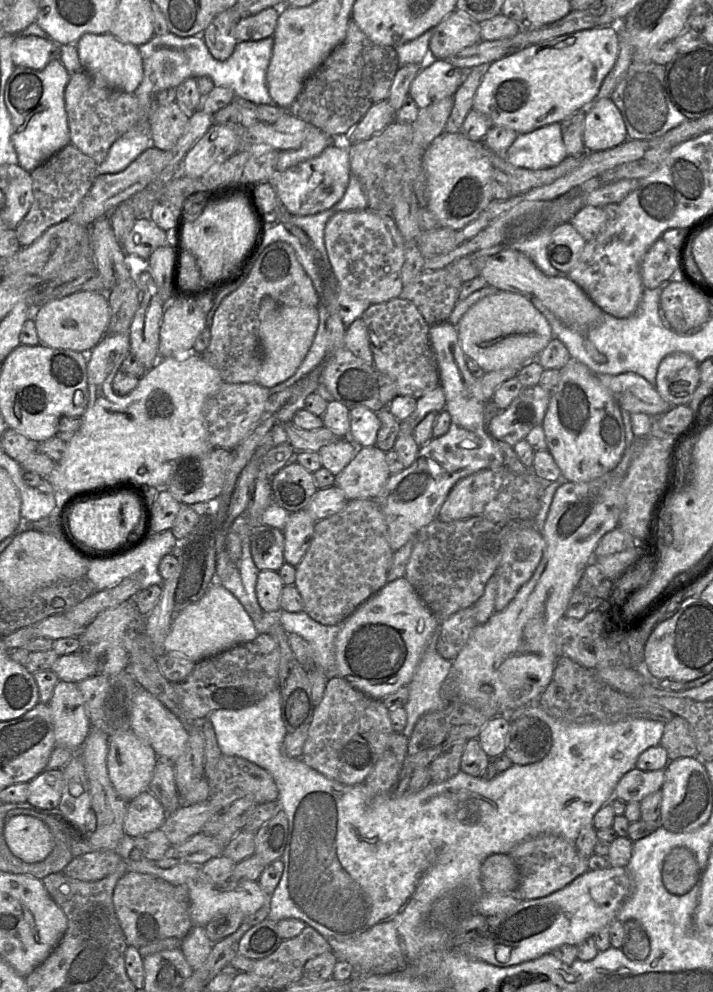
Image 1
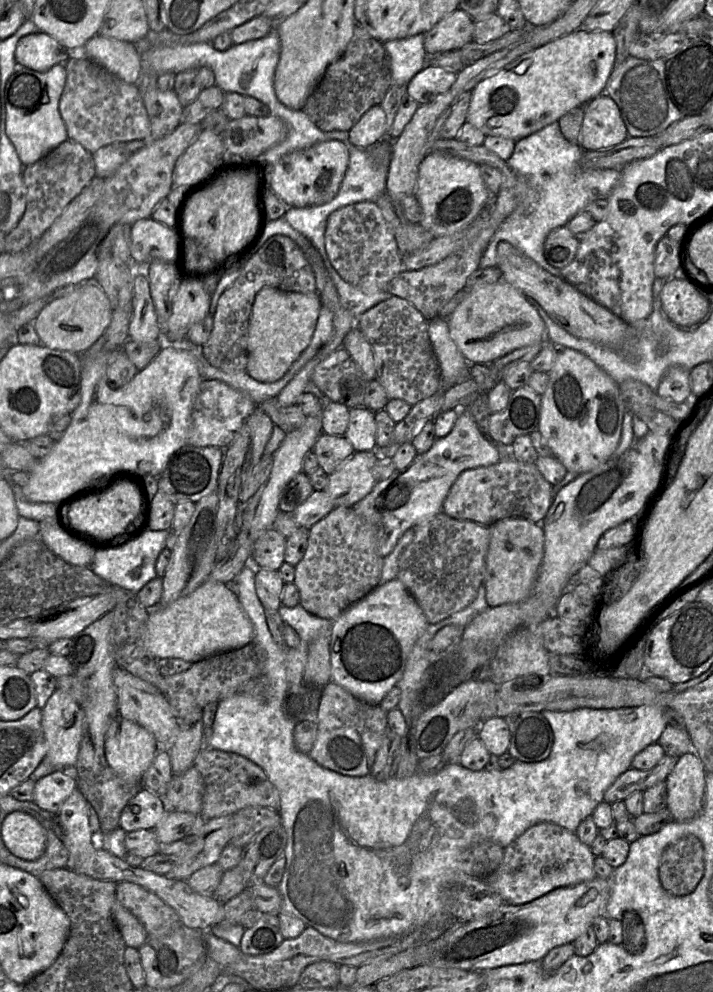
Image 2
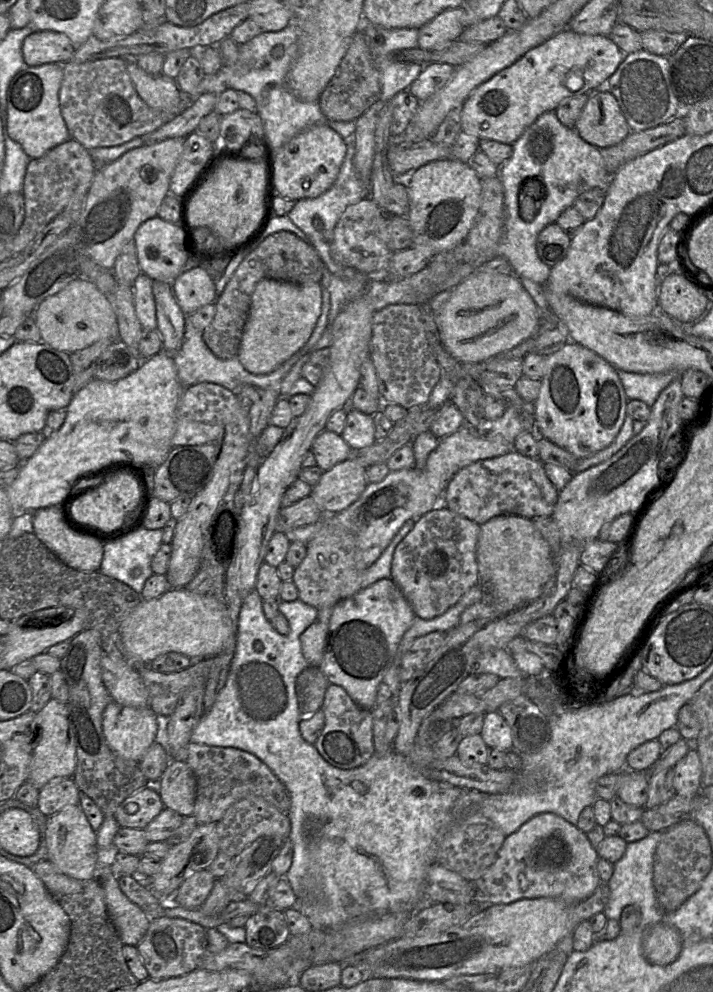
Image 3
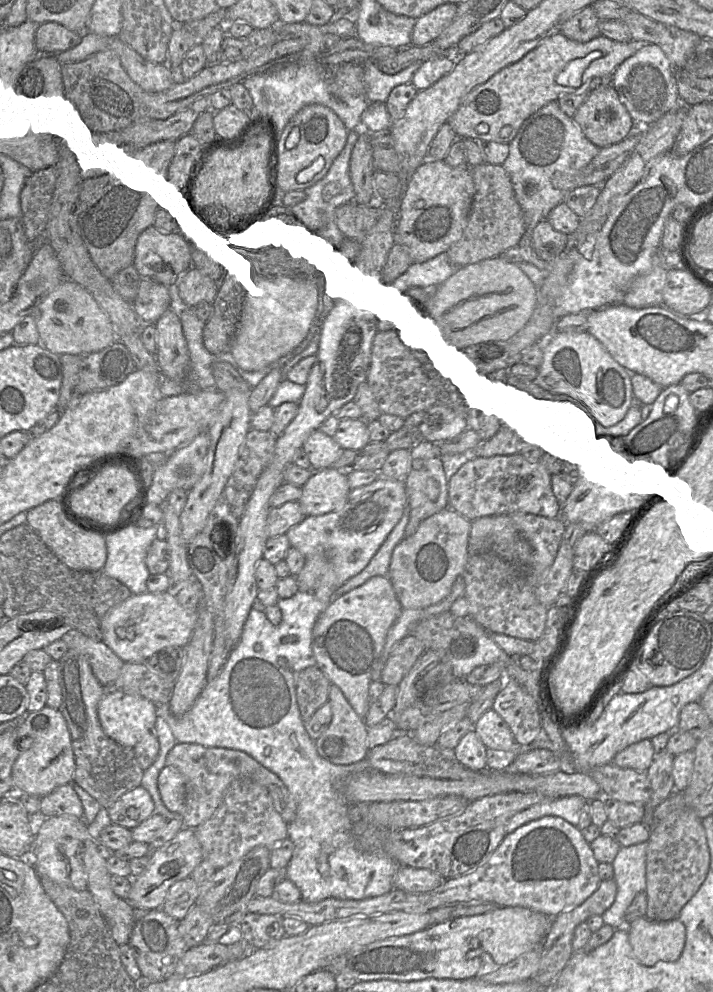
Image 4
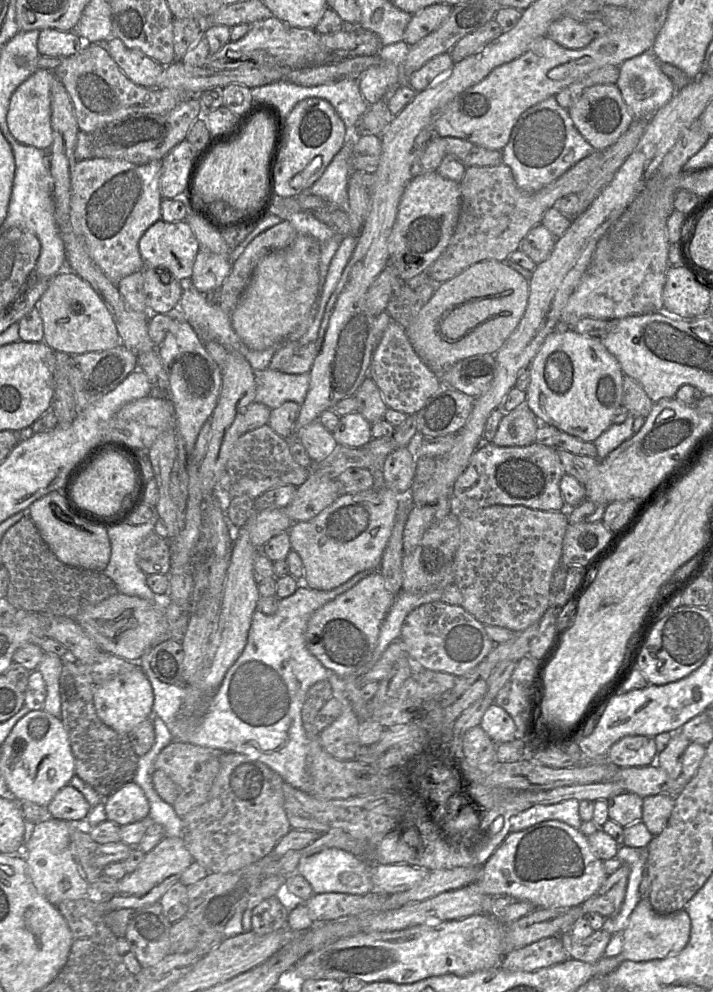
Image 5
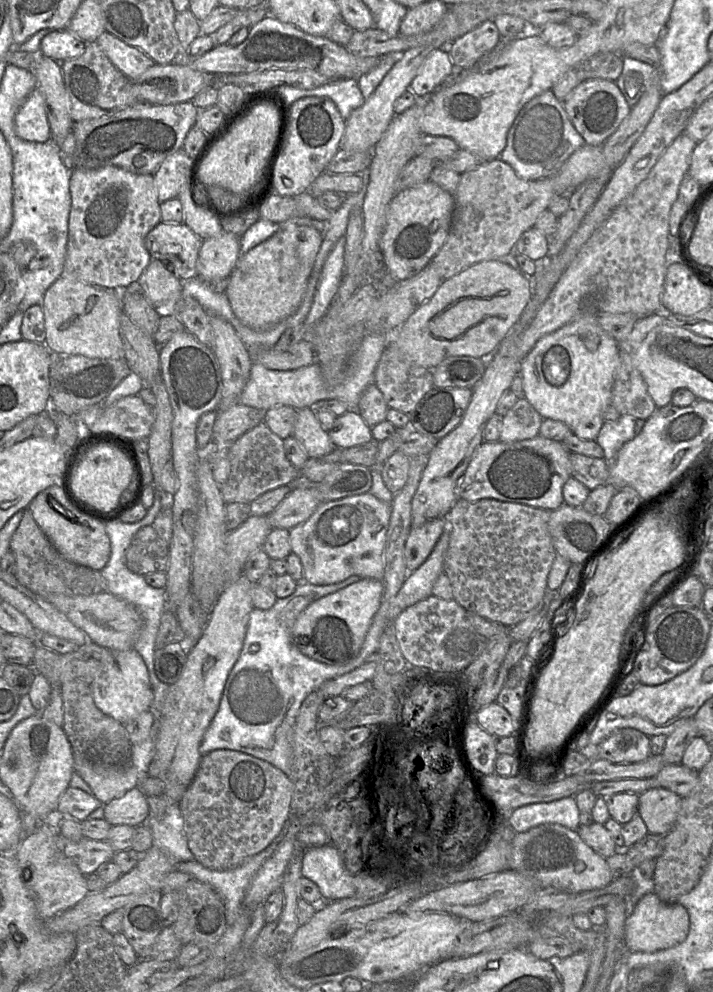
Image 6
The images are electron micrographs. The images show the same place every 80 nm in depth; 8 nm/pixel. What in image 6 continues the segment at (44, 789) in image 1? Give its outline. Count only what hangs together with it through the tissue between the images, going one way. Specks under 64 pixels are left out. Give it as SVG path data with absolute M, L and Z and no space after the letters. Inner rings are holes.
M69 786L61 795L56 811L64 817L73 818L82 822L88 819L94 810L104 805L94 795Z

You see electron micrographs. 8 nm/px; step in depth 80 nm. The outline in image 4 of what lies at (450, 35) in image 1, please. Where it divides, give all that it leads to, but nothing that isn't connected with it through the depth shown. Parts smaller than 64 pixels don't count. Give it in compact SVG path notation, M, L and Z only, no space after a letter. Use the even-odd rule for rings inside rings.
M446 3L416 19L412 32L412 45L426 46L449 26L457 13L457 4Z

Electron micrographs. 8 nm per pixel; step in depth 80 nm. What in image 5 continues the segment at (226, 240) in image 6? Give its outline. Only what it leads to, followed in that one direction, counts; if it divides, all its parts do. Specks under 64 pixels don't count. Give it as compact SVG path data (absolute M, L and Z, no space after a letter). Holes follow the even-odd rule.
M199 250L190 279L198 291L206 294L210 290L221 288L231 268L232 262L228 255Z

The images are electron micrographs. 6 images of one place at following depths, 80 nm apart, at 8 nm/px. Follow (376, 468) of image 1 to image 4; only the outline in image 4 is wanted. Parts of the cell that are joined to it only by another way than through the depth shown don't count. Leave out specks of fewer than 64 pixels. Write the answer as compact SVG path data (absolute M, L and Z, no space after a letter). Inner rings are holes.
M334 467L316 470L302 486L298 503L303 514L319 516L342 509L351 492L347 476Z

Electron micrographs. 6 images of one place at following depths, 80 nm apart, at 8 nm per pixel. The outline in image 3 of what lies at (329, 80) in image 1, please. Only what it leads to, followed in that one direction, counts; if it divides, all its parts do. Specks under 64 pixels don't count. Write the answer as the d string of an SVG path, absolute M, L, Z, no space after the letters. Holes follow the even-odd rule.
M358 30L334 76L321 93L318 104L328 121L351 121L357 119L369 107L379 101L380 96L379 71L365 34Z

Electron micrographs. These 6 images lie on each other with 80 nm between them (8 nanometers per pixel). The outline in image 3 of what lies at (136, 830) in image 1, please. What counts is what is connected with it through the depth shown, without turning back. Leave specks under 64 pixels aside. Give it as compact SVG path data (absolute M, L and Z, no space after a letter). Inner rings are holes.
M144 787L134 794L128 796L116 809L114 818L124 828L144 829L165 808L159 792L151 787ZM131 803L137 804L139 809L136 813L128 813L127 806Z

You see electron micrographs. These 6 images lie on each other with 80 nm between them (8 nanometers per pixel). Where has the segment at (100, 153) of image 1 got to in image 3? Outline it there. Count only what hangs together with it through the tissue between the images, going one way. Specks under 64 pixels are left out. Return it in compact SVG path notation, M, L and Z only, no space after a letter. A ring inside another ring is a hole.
M111 57L62 64L63 79L59 90L61 115L70 138L86 149L121 145L155 131L190 107L201 95L220 95L229 88L230 79L237 73L235 68L222 65L215 74L205 75L192 92L180 91L176 105L160 109L151 108L139 97L127 72L126 61L125 58Z

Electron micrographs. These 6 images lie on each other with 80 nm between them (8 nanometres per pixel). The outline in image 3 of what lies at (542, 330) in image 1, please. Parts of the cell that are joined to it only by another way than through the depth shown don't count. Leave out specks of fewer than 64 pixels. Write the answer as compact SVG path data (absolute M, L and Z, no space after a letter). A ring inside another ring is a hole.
M475 270L450 291L449 299L435 312L435 322L441 344L460 363L502 356L540 332L537 305L514 273Z

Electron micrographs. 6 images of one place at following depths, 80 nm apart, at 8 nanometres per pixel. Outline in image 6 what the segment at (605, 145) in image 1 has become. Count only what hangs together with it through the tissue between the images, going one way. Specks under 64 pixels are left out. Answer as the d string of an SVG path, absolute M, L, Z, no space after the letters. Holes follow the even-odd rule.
M592 78L576 86L562 102L577 132L587 144L601 146L629 114L630 106L614 81Z

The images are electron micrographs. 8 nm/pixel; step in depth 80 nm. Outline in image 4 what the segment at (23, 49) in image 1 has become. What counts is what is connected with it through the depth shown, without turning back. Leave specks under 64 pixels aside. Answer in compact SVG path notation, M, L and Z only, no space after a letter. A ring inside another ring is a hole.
M55 22L39 25L35 34L35 45L39 53L56 55L73 49L83 34L73 32Z

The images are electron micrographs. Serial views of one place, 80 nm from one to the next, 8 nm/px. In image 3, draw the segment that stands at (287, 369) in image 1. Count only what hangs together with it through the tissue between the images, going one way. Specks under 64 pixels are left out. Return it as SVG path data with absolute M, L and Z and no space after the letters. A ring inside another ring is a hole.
M274 279L258 282L238 352L245 370L255 375L268 374L301 350L313 332L321 306L322 287L319 282L297 284Z

